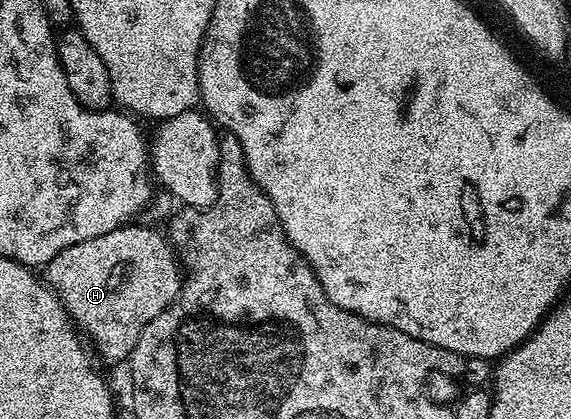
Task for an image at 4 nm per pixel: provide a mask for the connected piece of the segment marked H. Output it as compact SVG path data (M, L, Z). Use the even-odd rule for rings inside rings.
M124 225L109 233L101 233L101 237L89 237L89 241L69 245L69 249L61 249L61 253L57 253L45 268L45 282L62 301L71 322L86 336L90 346L96 347L98 358L108 359L111 363L130 360L137 337L141 337L141 329L145 329L157 313L178 300L185 278L170 238L151 227L135 226Z

